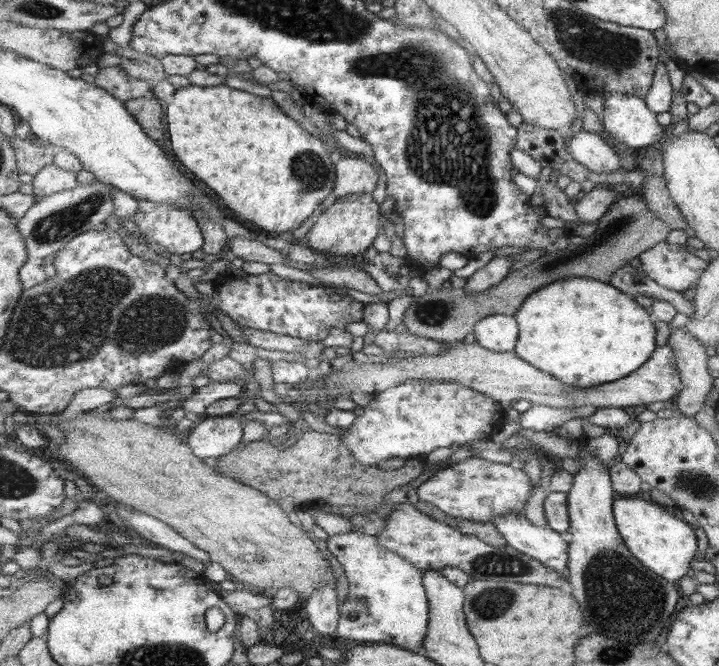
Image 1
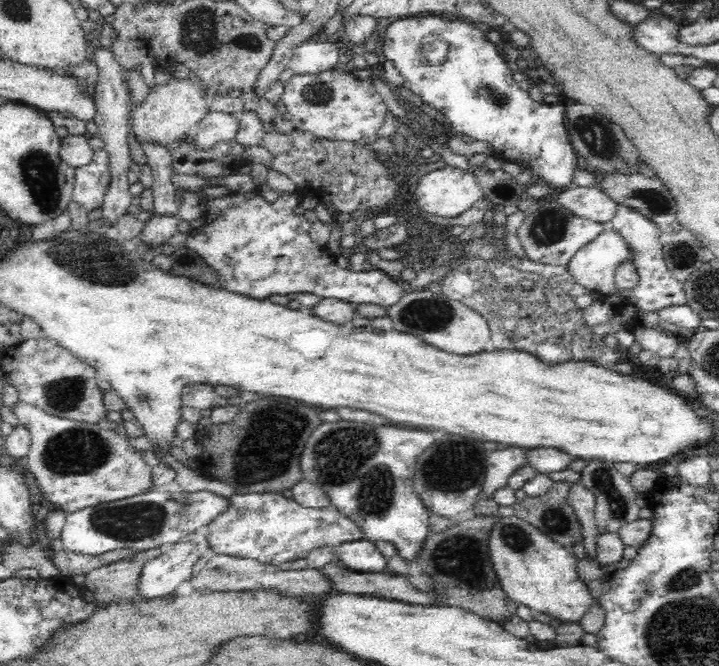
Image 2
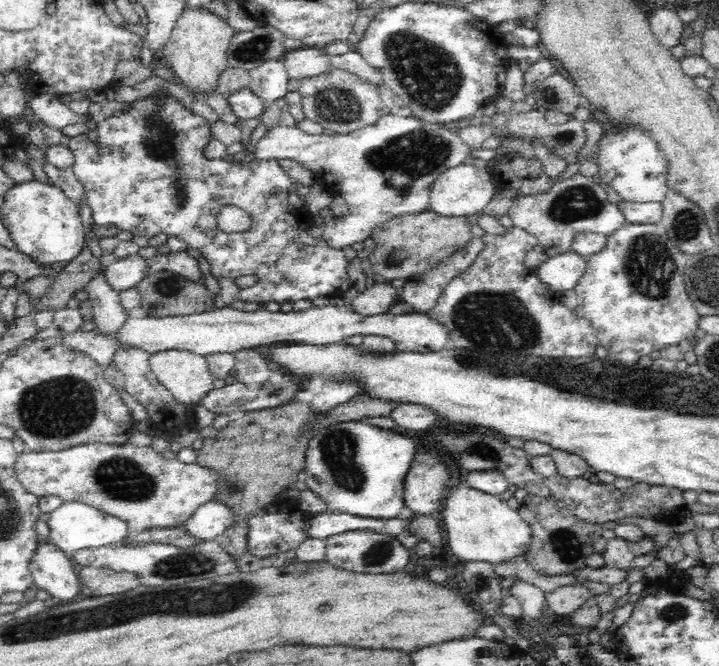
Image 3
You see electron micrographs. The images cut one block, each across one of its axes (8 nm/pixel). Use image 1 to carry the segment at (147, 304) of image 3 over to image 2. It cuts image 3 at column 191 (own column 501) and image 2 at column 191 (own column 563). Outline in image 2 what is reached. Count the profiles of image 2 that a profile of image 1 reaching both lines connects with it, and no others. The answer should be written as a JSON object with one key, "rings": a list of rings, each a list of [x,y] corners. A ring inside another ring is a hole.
{"rings":[[[178,246],[171,254],[172,268],[169,273],[201,282],[206,286],[216,286],[218,273],[194,250]]]}

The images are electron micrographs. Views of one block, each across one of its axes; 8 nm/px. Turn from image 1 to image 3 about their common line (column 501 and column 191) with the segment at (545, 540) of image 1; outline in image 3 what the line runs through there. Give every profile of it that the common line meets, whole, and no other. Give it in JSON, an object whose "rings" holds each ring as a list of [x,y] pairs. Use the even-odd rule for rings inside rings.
{"rings":[[[212,500],[198,508],[184,525],[190,534],[202,541],[214,541],[234,521],[234,509],[226,502]]]}

